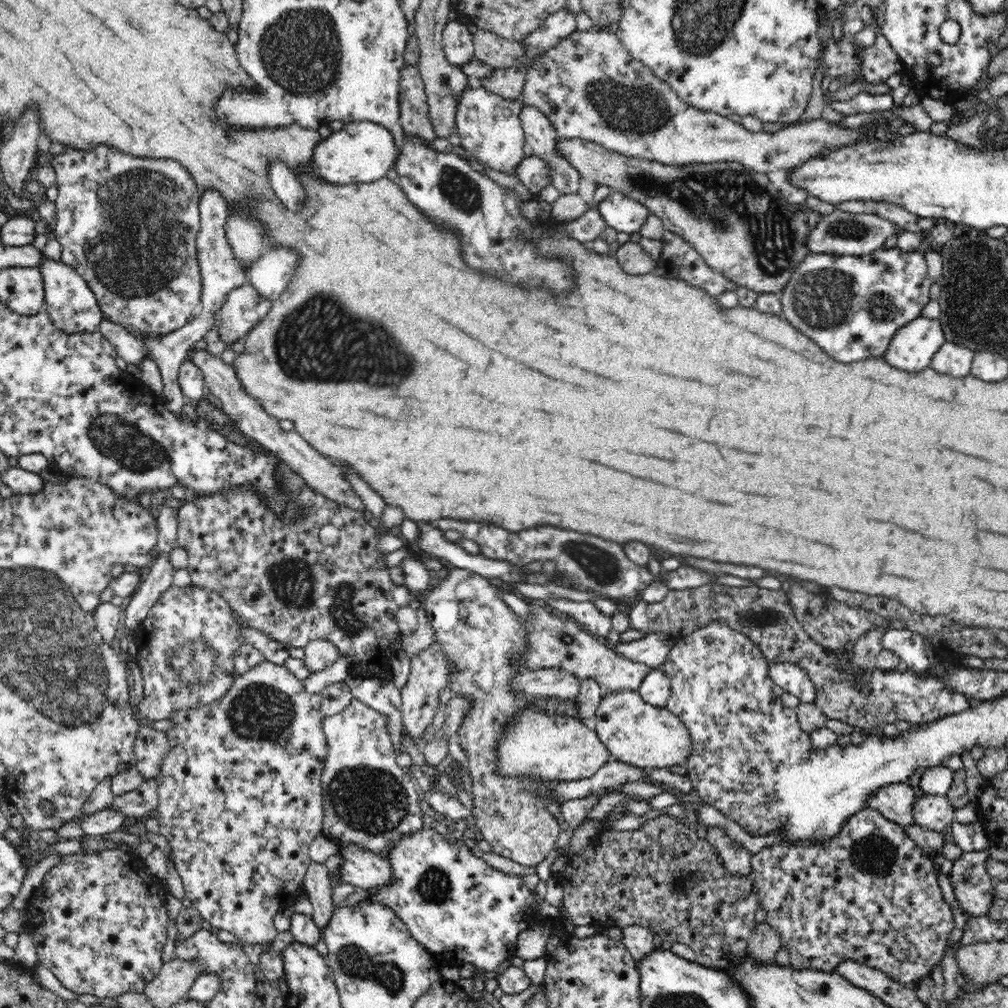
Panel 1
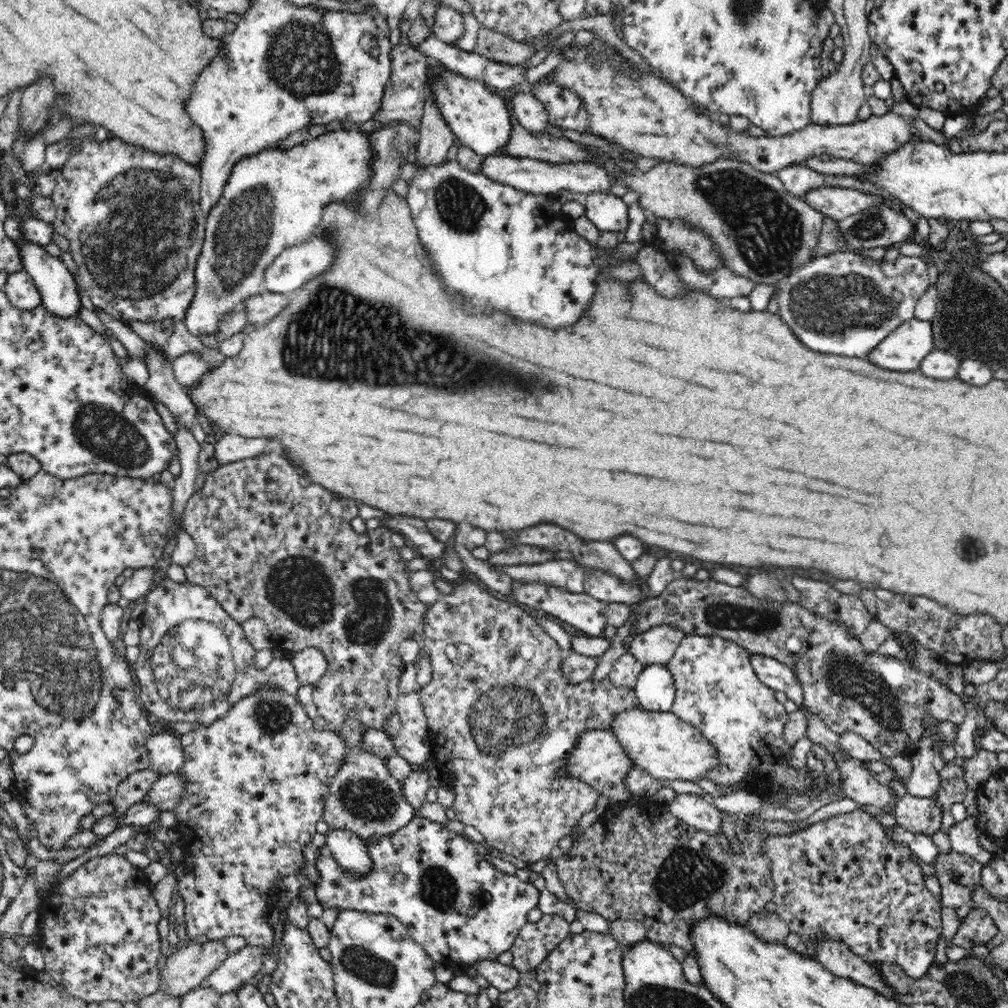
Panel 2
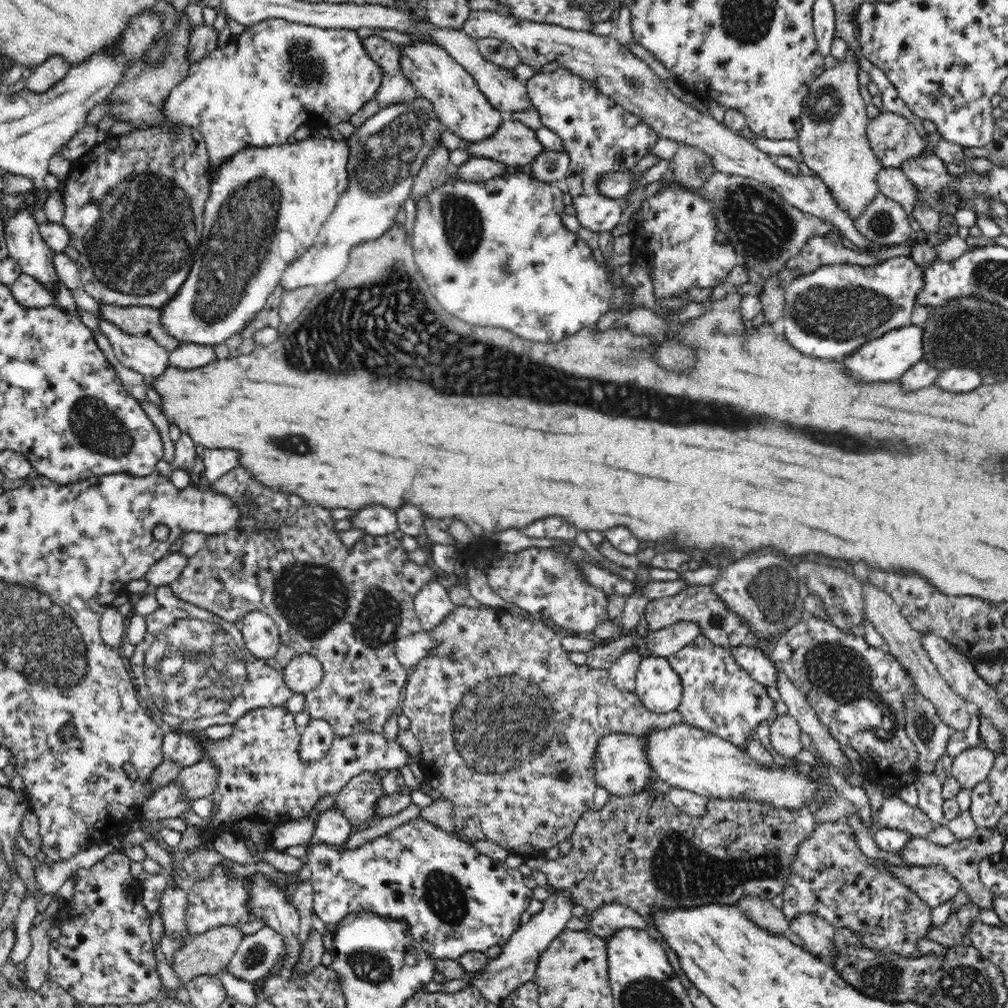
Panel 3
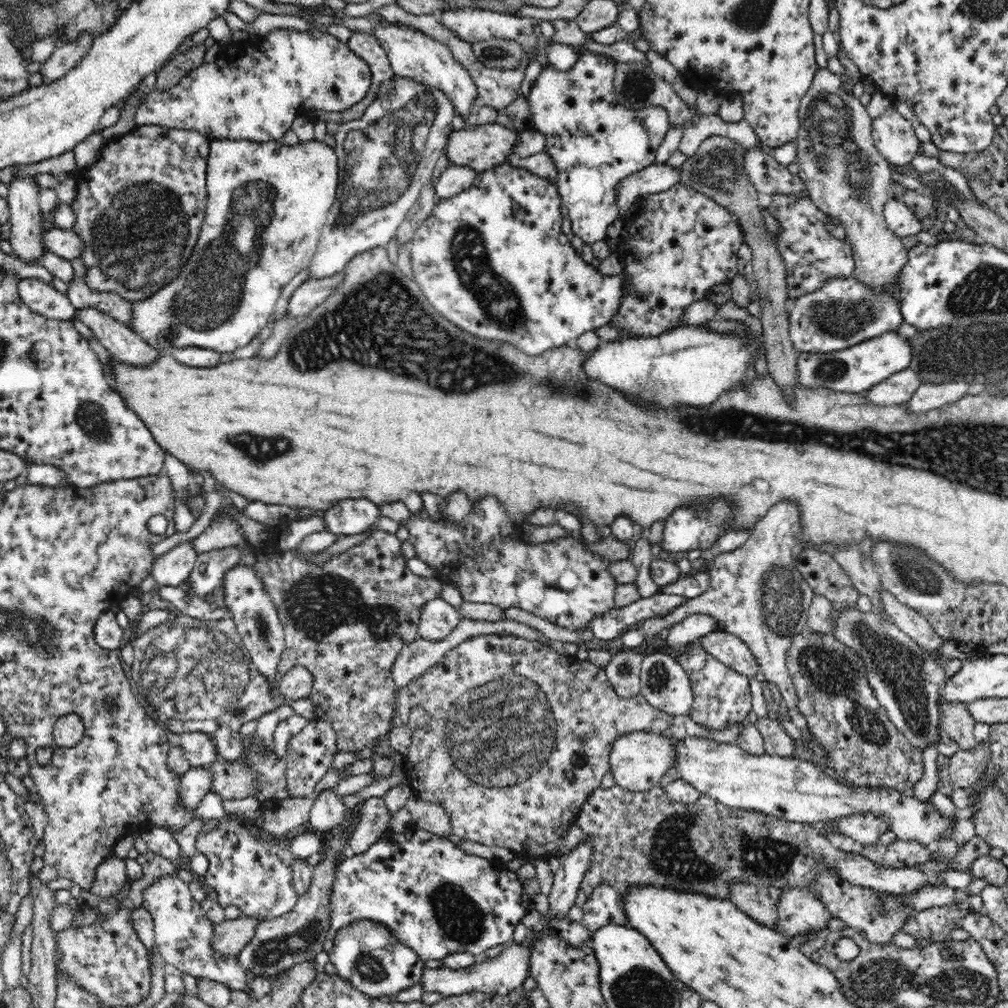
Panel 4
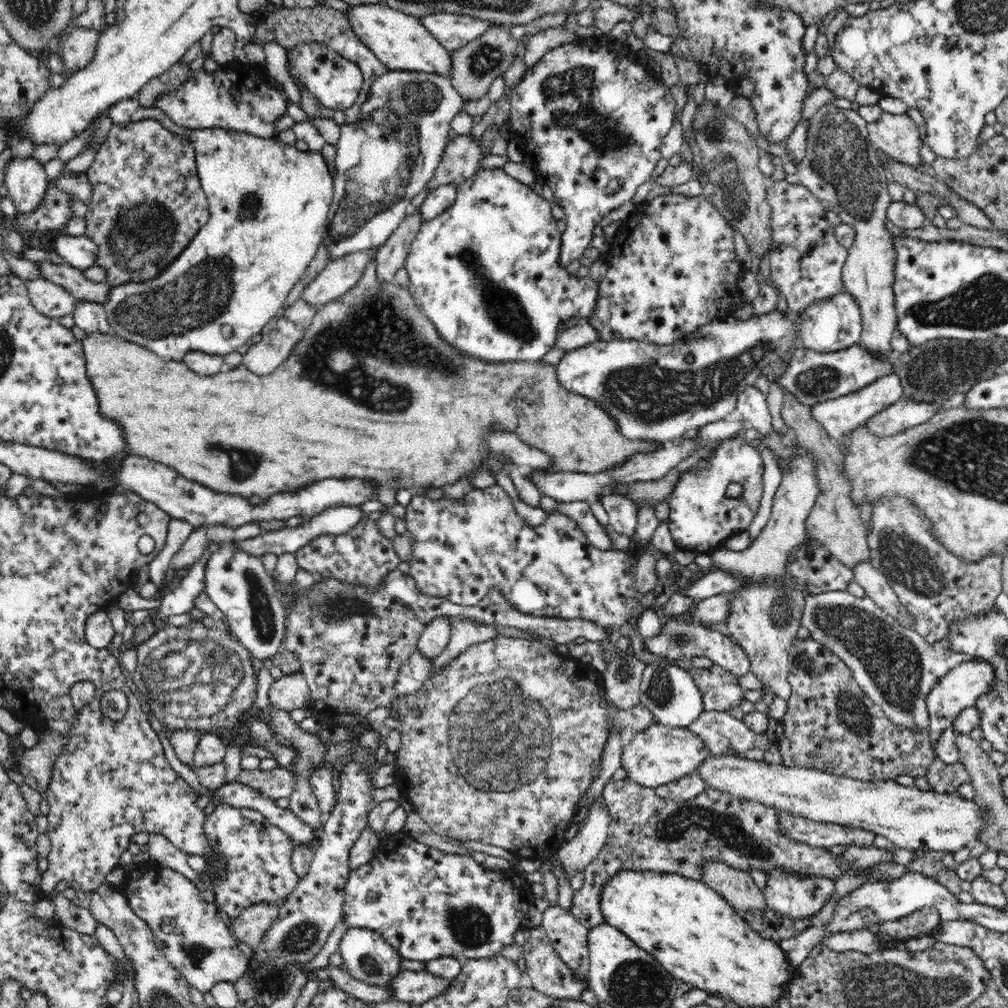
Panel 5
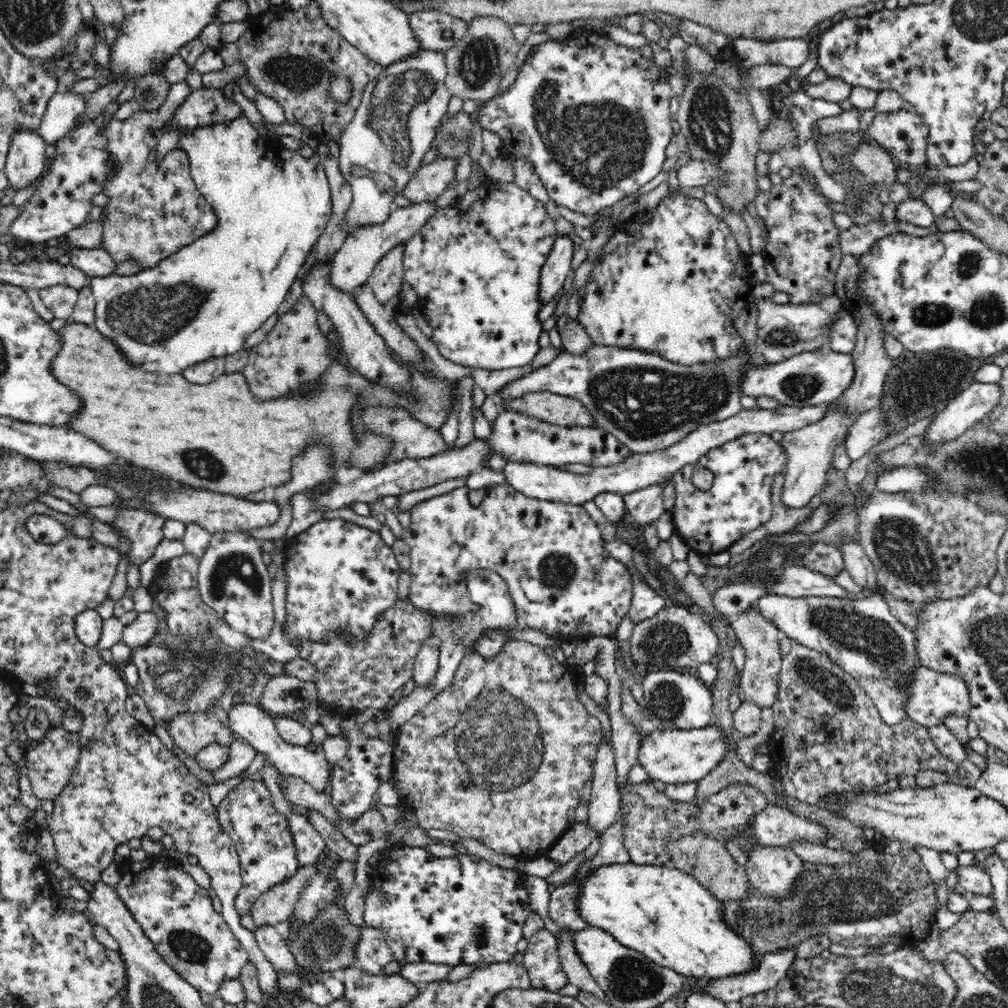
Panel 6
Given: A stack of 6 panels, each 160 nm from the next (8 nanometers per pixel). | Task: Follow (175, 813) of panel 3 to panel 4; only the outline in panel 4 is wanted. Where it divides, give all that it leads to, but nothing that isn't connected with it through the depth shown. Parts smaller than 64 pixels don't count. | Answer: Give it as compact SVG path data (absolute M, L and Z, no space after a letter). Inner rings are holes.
M191 767L182 776L179 800L182 805L196 809L201 800L211 791L213 772L209 768Z

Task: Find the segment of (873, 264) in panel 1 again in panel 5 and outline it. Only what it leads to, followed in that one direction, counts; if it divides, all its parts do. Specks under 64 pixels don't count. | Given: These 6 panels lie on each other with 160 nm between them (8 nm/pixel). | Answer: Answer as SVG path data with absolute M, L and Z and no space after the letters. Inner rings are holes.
M842 290L836 296L819 300L801 311L800 344L806 348L820 352L836 352L855 345L863 331L862 317L856 301Z

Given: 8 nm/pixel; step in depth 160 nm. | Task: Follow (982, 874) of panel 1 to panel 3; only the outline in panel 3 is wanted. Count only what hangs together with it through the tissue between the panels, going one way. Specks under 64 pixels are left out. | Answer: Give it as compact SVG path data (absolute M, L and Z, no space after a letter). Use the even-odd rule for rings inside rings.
M876 860L873 864L878 871L888 871L904 883L931 909L955 897L961 889L961 882L940 866L895 865L882 860Z

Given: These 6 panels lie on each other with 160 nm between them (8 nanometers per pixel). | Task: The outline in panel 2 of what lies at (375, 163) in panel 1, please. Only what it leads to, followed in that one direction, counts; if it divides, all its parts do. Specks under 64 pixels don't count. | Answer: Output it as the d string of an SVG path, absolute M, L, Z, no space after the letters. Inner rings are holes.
M339 129L315 138L306 137L302 144L290 148L264 149L242 157L232 168L228 186L216 204L206 213L203 245L194 270L194 298L184 312L182 321L190 334L201 337L213 335L220 322L231 312L241 309L248 297L266 291L264 273L273 260L289 246L308 242L320 228L322 210L332 202L345 198L364 187L372 176L372 147L368 133Z

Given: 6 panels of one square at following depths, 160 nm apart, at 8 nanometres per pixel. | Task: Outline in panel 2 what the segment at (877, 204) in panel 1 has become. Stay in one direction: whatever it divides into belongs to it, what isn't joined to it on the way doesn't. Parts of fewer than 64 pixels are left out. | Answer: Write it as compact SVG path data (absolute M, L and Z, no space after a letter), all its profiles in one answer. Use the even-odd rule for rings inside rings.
M820 187L811 189L804 197L800 197L812 209L840 222L843 218L858 214L858 212L880 204L880 196L868 196L864 192L850 188Z

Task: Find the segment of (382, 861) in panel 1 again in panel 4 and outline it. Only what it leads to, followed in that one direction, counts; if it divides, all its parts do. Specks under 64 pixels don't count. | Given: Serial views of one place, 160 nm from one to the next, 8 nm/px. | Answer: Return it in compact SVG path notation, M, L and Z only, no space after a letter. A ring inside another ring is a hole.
M334 788L321 791L314 801L309 815L309 829L324 837L332 828L342 824L347 806L343 803L343 798L334 792Z

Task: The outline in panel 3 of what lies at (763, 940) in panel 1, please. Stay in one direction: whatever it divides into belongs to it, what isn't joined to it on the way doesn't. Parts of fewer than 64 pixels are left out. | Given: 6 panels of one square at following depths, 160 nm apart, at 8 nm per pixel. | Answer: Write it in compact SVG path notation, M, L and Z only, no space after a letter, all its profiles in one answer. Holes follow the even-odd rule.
M744 894L736 904L752 922L764 930L778 935L789 933L788 919L772 904L770 898L764 899L755 894Z

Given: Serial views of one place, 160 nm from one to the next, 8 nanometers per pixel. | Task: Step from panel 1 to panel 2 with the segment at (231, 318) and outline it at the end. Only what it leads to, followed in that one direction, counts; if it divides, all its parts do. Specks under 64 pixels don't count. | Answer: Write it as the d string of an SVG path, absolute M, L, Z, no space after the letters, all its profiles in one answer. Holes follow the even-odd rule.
M266 290L259 295L248 297L241 307L247 312L250 324L262 326L278 316L289 305L289 302L289 295Z

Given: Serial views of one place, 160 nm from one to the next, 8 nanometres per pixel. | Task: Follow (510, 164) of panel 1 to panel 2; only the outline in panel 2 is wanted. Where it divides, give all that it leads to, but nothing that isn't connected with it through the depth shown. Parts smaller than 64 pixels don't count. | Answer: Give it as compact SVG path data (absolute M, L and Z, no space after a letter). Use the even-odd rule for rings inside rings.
M432 64L427 68L427 96L434 99L434 105L441 113L442 119L462 146L471 148L481 157L498 155L500 148L508 142L512 124L510 112L502 97L494 95L482 82L468 79L442 64ZM435 66L437 72L432 75L430 68Z

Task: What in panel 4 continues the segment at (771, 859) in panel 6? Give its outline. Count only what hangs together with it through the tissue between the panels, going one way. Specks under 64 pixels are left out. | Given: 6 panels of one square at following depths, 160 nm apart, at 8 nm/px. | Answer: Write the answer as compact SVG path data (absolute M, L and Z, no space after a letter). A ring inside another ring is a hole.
M809 887L780 889L776 901L777 924L790 937L804 932L821 932L826 928L831 914L822 899Z

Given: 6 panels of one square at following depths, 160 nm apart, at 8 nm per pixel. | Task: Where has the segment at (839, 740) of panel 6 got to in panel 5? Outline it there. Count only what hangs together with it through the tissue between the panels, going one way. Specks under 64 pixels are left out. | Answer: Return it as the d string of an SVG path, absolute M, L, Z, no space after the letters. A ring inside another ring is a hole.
M795 639L790 648L791 694L780 724L783 736L776 740L782 765L824 771L859 781L894 781L900 774L924 777L937 757L926 728L915 731L894 724L853 680L840 657L820 643Z

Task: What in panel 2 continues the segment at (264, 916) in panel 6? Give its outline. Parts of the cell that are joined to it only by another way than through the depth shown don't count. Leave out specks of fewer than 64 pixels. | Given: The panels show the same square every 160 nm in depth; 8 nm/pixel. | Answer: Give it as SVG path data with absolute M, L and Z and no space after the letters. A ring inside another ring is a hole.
M212 938L202 943L191 942L181 947L174 954L167 956L166 967L161 971L161 990L172 996L181 997L192 988L198 988L230 954L223 938Z

